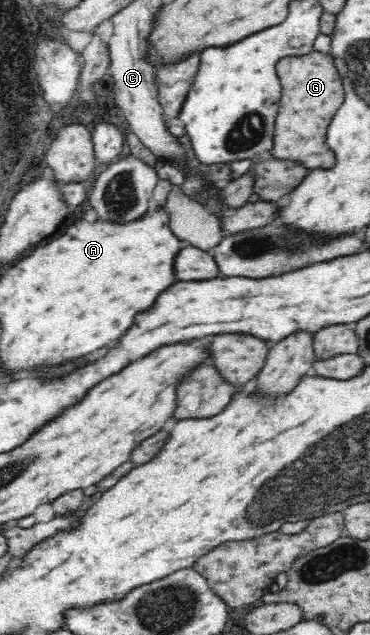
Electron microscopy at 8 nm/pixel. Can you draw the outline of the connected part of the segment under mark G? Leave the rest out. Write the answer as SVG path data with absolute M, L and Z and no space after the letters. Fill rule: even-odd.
M312 51L301 57L286 57L276 65L281 80L282 100L276 116L272 156L278 160L296 161L308 170L332 168L334 152L326 144L326 128L344 102L344 89L330 53Z

